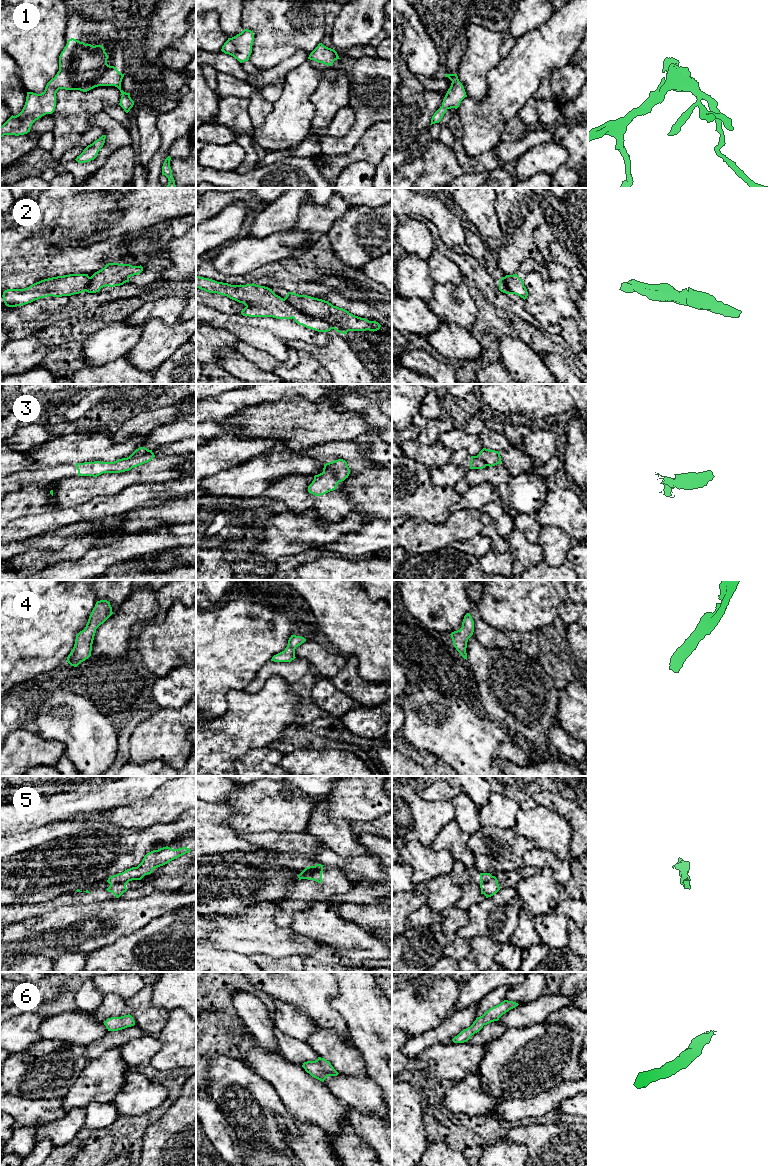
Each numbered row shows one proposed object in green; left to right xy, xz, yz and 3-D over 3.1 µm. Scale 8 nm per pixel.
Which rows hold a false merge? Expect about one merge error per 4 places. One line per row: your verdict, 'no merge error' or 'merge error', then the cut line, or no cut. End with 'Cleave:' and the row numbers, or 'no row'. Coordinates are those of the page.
1: no merge error; cut none
2: merge error; cut xz (284, 298), (302, 313), (323, 320), (330, 329)
3: merge error; cut xz (323, 470), (330, 470), (339, 481)
4: no merge error; cut none
5: merge error; cut xy (128, 881), (110, 885)
6: no merge error; cut none
Cleave: 2, 3, 5

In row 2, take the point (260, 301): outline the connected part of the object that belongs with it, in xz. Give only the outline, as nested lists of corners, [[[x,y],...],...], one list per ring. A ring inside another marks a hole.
[[[196,275],[196,288],[227,296],[232,300],[243,303],[246,306],[241,311],[243,316],[273,317],[288,320],[293,318],[297,324],[318,332],[331,330],[329,324],[302,314],[285,299],[276,295],[272,289],[265,286],[254,283],[231,285]]]

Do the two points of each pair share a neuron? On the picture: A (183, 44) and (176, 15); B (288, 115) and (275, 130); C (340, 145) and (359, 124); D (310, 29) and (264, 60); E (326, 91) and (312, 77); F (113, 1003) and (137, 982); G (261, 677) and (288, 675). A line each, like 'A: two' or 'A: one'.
A: two
B: one
C: one
D: one
E: two
F: two
G: one

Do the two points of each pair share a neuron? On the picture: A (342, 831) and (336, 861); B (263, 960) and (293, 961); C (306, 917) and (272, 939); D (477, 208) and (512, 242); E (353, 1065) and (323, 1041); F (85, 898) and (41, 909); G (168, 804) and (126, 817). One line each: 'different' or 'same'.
A: different
B: same
C: different
D: different
E: same
F: same
G: same

